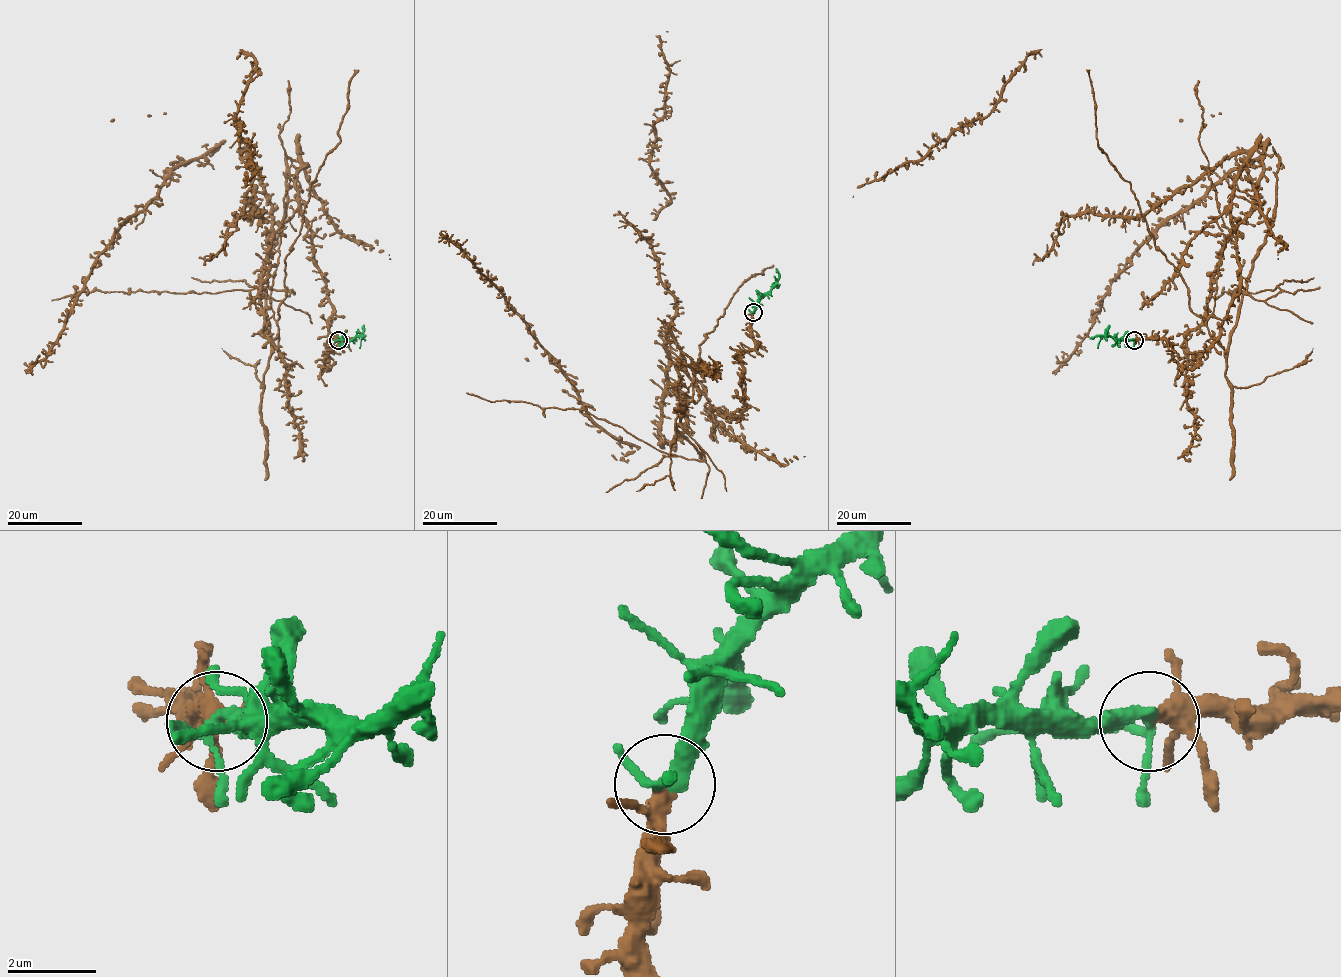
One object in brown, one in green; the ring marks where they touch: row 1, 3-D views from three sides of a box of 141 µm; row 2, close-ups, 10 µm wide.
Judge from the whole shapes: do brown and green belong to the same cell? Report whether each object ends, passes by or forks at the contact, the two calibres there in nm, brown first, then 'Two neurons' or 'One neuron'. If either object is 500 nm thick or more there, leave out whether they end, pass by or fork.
At the ring brown forks. At the ring green forks. Thickness 280 nm (brown) against 240 nm. One neuron

